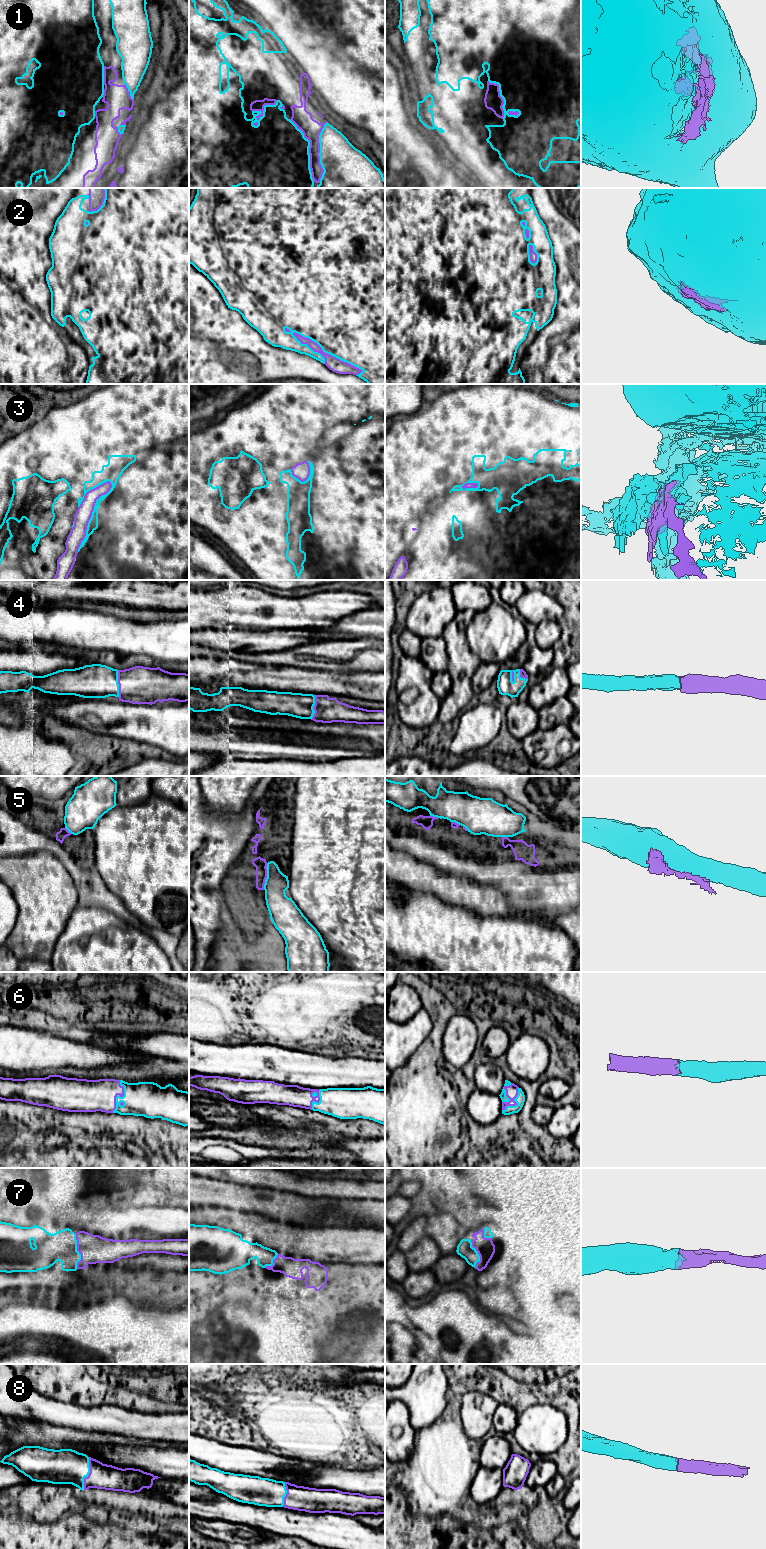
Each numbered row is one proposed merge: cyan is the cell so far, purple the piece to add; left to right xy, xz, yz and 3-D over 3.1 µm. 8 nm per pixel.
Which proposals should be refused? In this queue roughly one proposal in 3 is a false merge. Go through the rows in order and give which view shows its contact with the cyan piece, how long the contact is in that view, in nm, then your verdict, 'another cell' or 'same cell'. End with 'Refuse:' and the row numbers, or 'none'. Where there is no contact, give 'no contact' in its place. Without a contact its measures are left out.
1: xz | 550 nm | same cell
2: xz | 650 nm | same cell
3: xy | 650 nm | another cell
4: xy | 220 nm | same cell
5: xz | 220 nm | another cell
6: xy | 280 nm | same cell
7: xy | 280 nm | same cell
8: xy | 260 nm | same cell
Refuse: 3, 5

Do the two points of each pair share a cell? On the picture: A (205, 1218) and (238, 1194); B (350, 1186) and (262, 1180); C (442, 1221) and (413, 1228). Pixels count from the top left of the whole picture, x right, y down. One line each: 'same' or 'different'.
A: different
B: same
C: different

